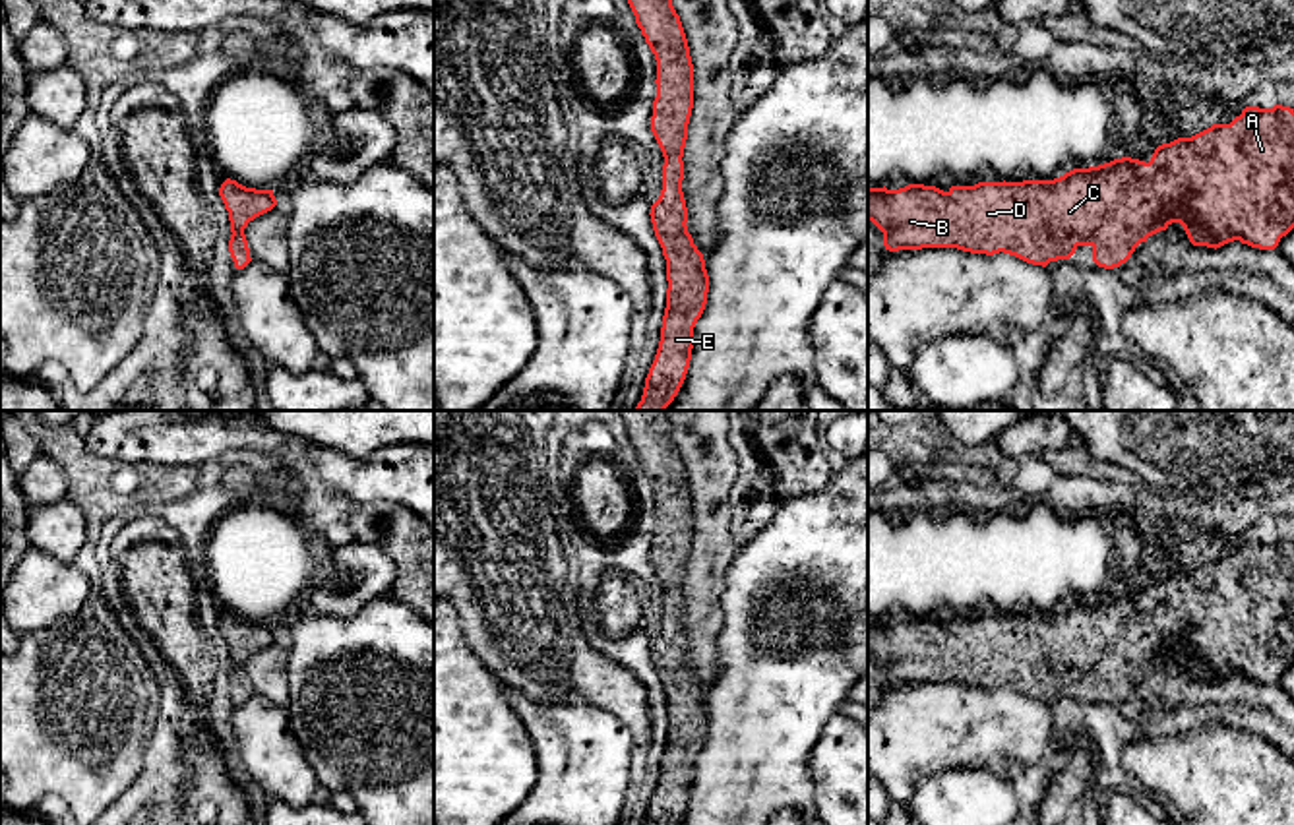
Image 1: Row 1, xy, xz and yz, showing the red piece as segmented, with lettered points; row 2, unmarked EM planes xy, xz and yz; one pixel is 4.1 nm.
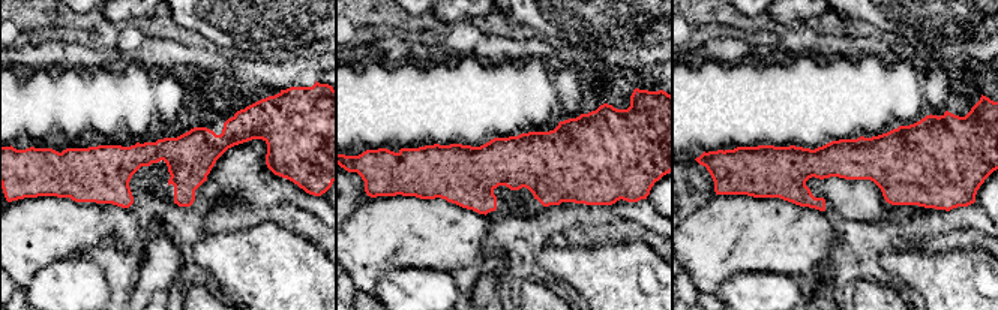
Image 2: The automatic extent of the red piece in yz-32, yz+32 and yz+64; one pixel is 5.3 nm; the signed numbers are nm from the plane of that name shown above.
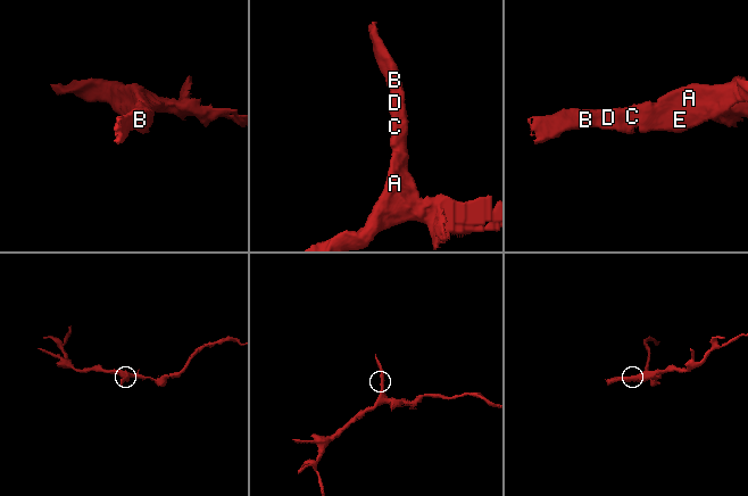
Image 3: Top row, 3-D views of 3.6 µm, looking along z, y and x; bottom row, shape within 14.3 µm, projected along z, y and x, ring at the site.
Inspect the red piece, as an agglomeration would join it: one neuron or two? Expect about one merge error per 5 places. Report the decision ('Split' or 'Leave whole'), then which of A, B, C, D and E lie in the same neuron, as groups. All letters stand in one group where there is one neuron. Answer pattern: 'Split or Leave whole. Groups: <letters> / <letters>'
Leave whole. Groups: A B C D E

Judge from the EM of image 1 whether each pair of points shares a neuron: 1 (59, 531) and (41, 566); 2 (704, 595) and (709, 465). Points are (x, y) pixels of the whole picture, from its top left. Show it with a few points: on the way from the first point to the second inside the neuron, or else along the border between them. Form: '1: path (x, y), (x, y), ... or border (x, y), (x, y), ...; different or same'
1: border (31, 545), (72, 564); different
2: path (708, 562), (709, 498); same

